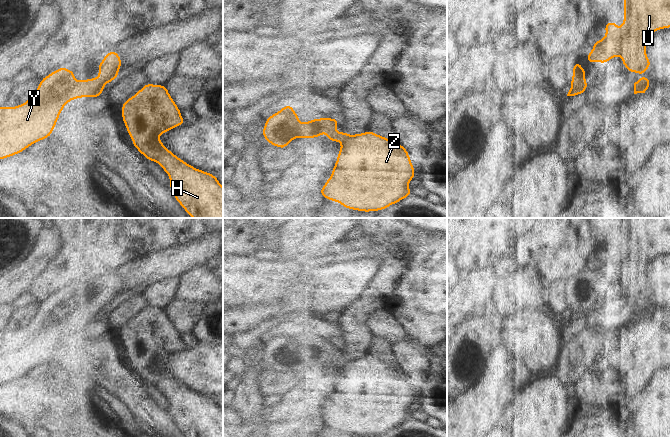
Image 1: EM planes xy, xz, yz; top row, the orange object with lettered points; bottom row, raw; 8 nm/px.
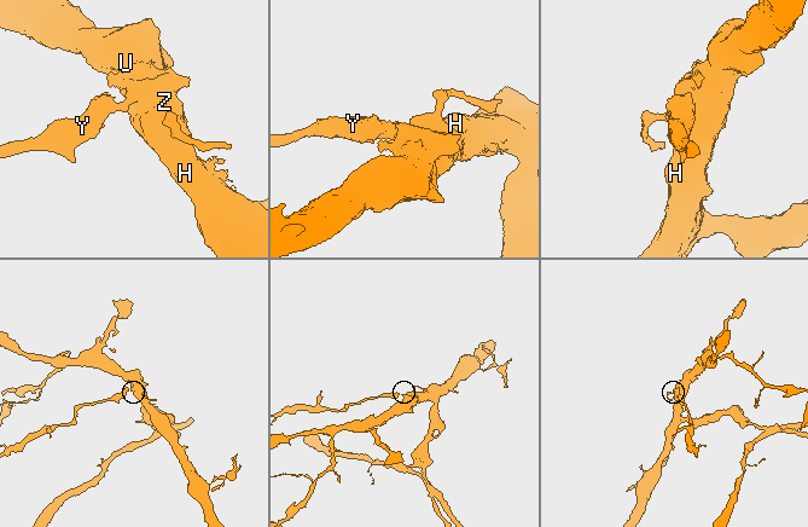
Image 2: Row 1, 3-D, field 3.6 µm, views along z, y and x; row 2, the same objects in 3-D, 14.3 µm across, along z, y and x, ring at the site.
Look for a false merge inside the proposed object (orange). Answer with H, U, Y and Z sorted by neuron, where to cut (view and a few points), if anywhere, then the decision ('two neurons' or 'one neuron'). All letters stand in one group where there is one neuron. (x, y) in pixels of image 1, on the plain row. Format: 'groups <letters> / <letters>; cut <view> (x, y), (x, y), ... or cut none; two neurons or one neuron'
groups H U Z / Y; cut yz (571, 302), (582, 302), (584, 304); two neurons

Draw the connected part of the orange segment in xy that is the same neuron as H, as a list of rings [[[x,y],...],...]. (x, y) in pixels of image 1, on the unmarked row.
[[[147,307],[136,318],[122,327],[122,345],[135,371],[148,385],[157,386],[168,398],[170,414],[186,437],[223,437],[223,411],[218,401],[194,392],[159,364],[159,359],[185,348],[181,334],[171,322],[166,309]]]

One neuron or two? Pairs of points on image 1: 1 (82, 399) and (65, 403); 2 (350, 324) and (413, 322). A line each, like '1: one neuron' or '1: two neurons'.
1: one neuron
2: two neurons

